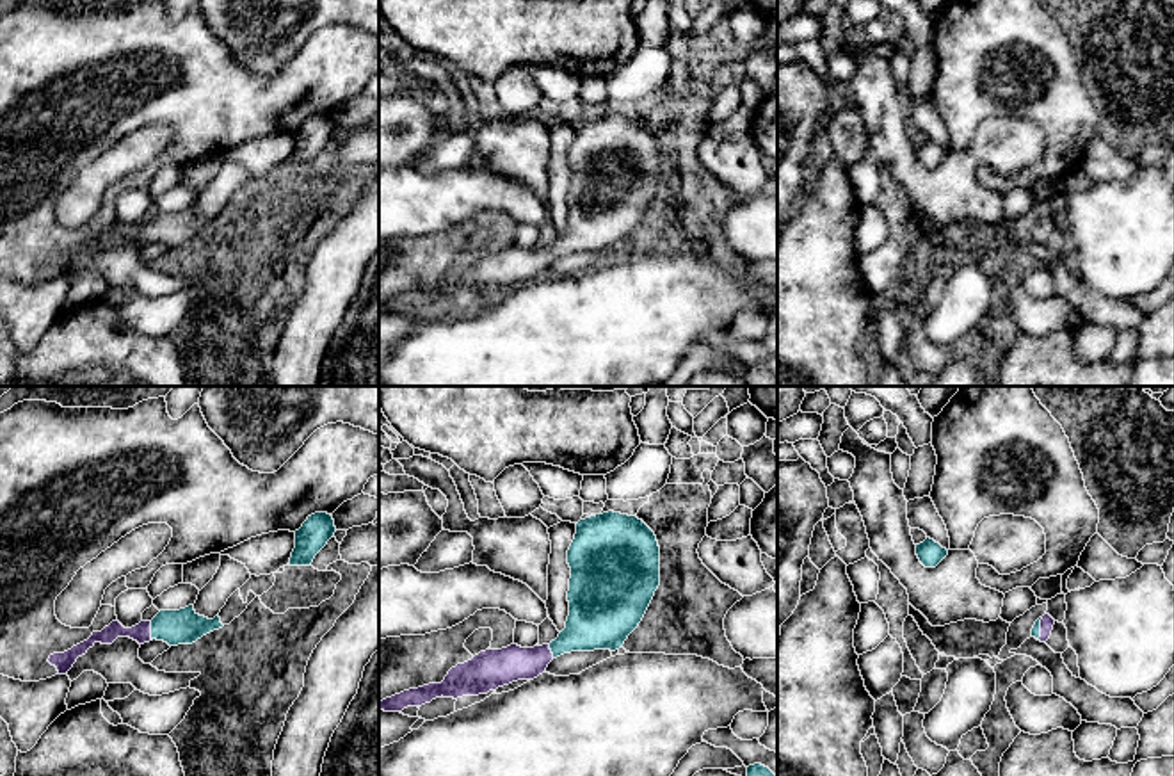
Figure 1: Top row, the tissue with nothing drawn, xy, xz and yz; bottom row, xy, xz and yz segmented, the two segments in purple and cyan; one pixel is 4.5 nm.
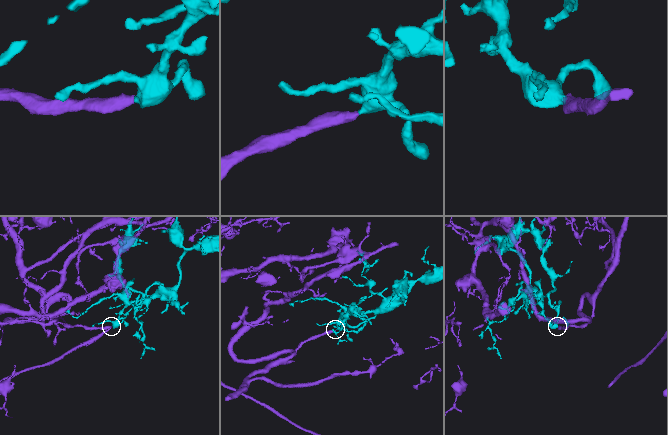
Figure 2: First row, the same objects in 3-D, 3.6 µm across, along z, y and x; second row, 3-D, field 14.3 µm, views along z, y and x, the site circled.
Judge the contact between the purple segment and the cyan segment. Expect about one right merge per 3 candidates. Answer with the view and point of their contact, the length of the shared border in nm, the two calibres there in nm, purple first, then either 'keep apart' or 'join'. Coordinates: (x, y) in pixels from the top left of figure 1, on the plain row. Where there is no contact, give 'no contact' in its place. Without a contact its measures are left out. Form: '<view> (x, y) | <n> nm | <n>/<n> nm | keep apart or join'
xy (150, 232) | 90 nm | 90/160 nm | join

